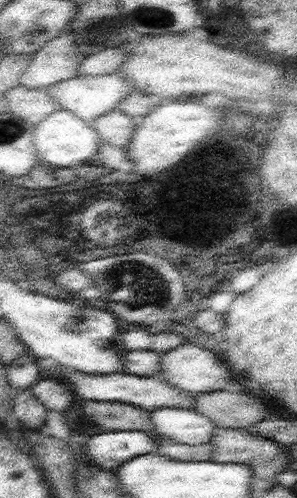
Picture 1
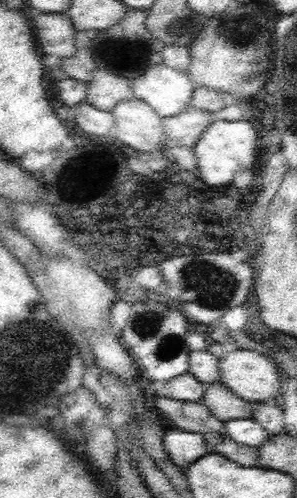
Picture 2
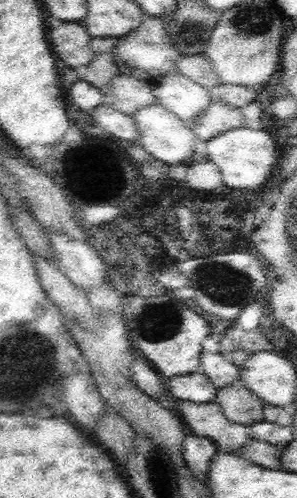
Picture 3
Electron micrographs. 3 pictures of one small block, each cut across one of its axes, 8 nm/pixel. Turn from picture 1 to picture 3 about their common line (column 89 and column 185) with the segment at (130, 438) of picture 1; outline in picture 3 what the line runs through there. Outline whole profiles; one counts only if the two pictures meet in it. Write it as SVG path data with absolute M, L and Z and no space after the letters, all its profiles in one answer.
M188 436L182 442L182 452L184 452L186 466L194 472L194 478L206 482L208 474L210 474L210 462L218 454L216 444L212 440L208 440L208 438Z

